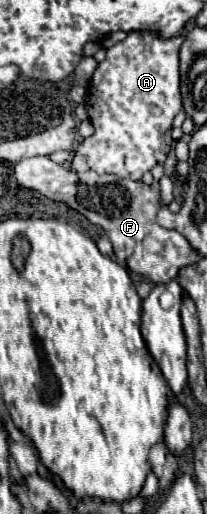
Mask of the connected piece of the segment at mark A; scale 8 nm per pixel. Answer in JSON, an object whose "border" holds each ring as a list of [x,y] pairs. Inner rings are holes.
{"border":[[[181,30],[177,38],[157,38],[149,32],[129,32],[125,40],[107,48],[107,58],[97,66],[87,96],[87,110],[95,126],[95,134],[77,144],[69,170],[95,170],[97,174],[141,180],[145,172],[151,172],[157,164],[165,162],[171,148],[173,118],[183,110],[179,94],[179,48],[185,34],[187,30]]]}

